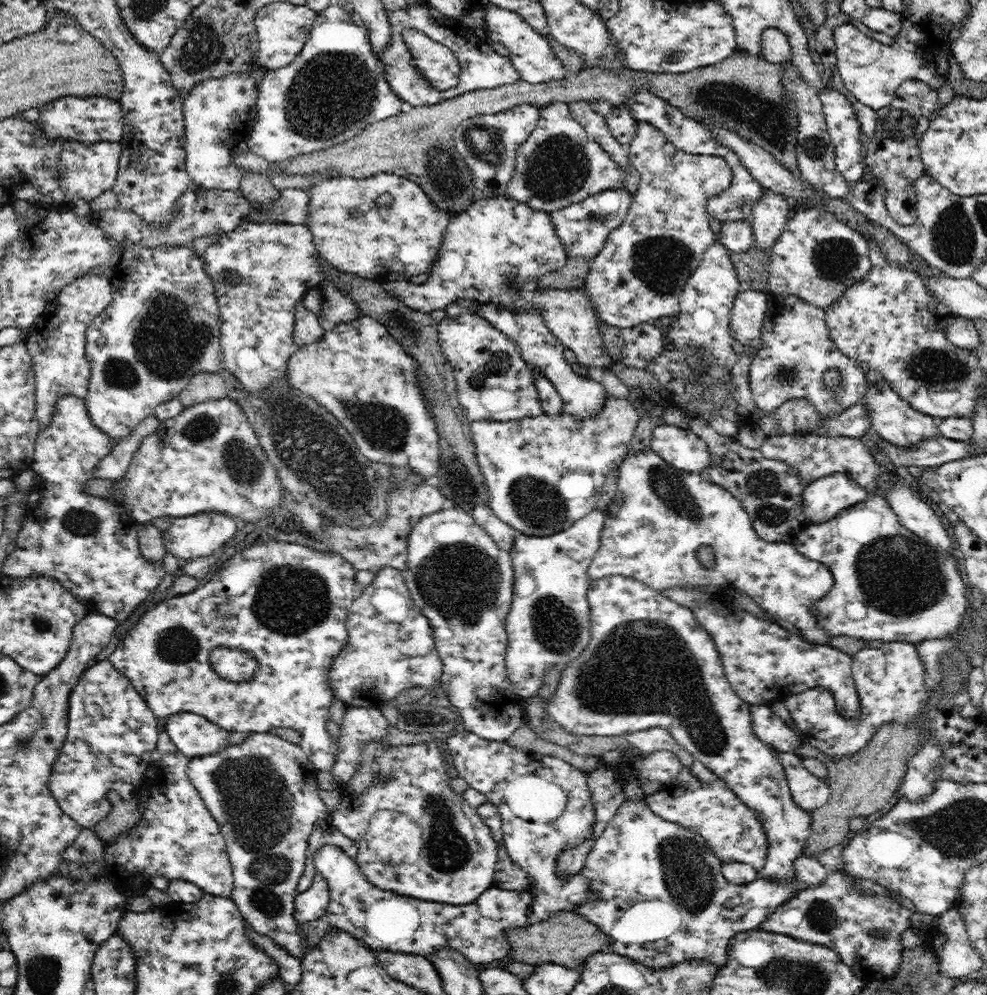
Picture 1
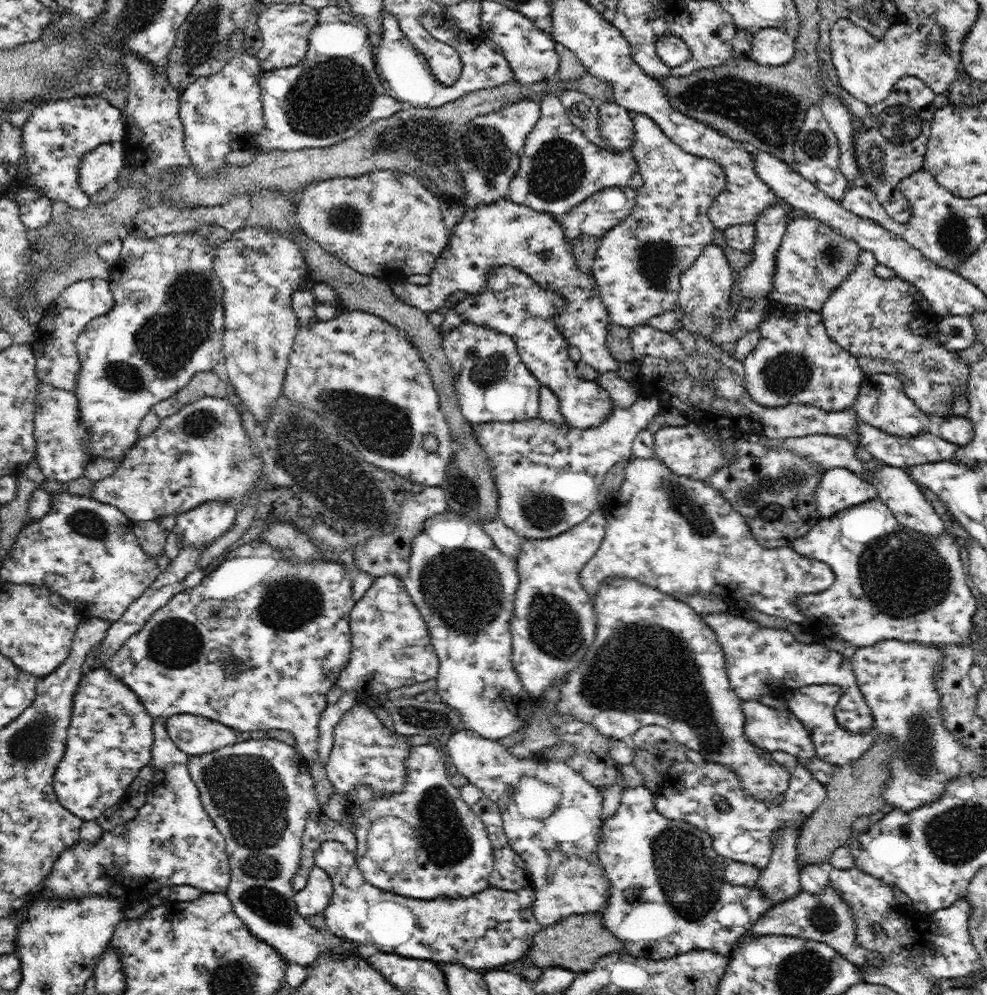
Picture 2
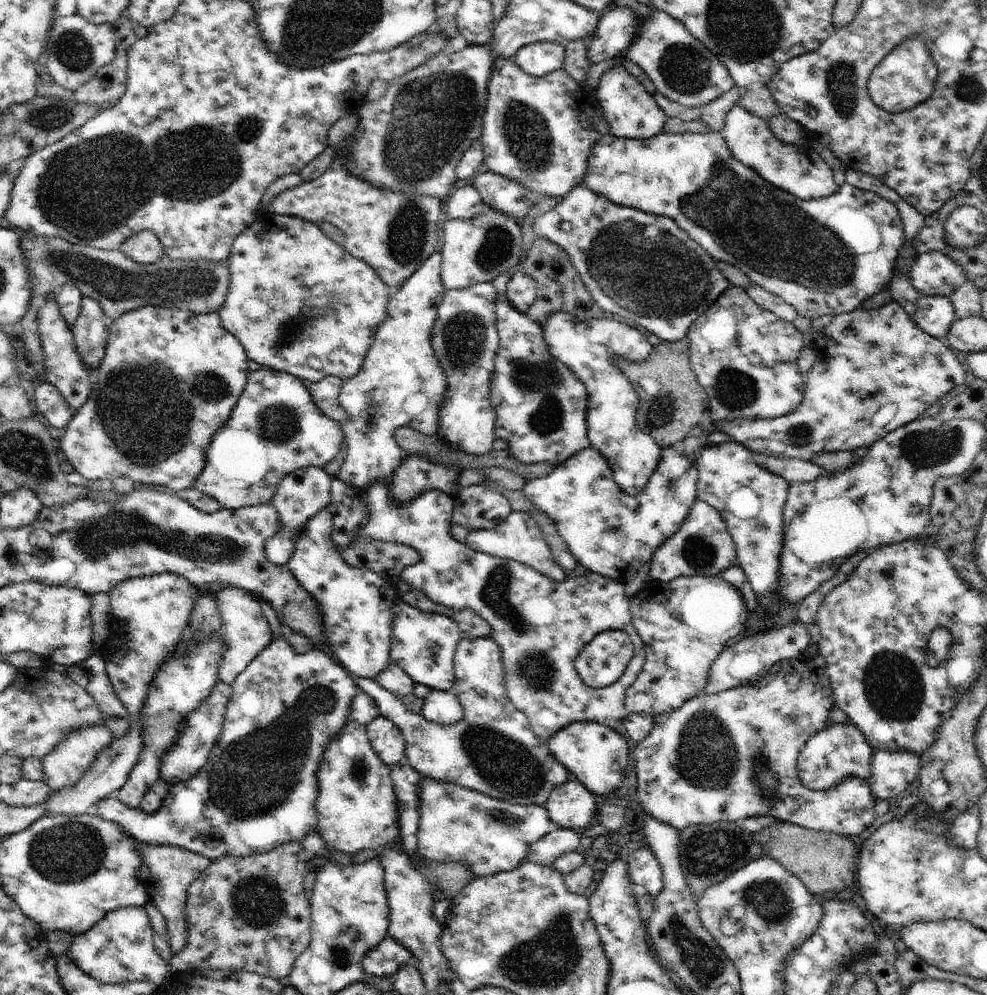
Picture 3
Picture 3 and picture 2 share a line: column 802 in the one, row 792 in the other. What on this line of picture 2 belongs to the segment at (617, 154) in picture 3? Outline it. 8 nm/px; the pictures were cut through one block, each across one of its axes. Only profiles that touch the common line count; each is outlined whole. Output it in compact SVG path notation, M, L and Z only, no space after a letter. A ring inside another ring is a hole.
M265 736L237 742L201 756L189 756L187 768L198 788L204 811L224 836L230 865L230 884L225 893L232 902L234 913L248 930L273 946L286 961L305 967L310 967L324 954L334 957L360 955L358 943L339 938L326 929L318 930L298 913L295 902L292 878L300 868L306 818L310 813L322 812L307 759L292 745Z

